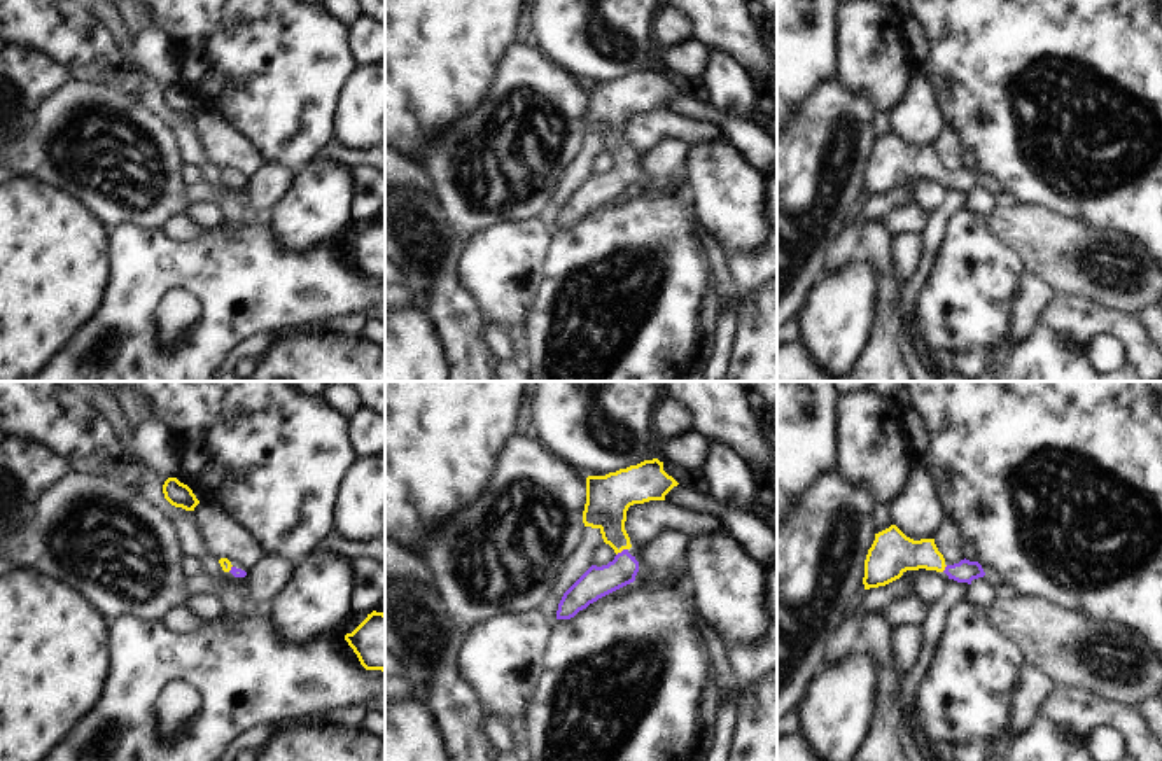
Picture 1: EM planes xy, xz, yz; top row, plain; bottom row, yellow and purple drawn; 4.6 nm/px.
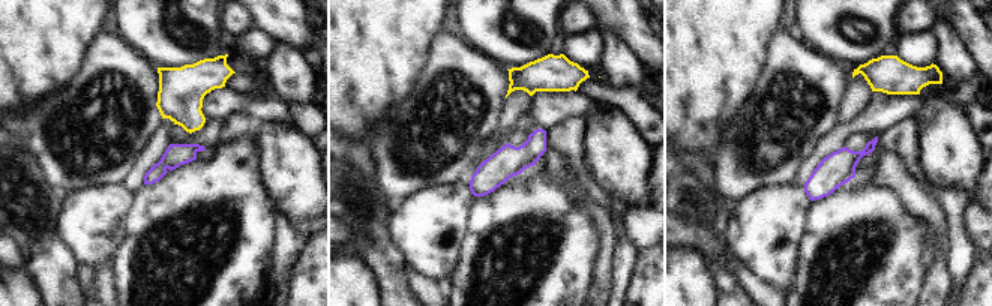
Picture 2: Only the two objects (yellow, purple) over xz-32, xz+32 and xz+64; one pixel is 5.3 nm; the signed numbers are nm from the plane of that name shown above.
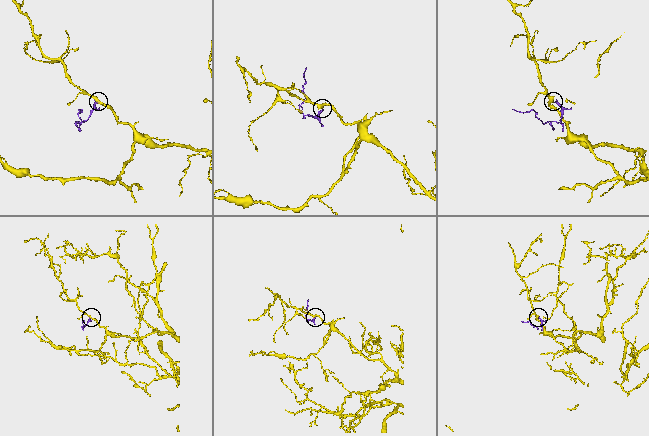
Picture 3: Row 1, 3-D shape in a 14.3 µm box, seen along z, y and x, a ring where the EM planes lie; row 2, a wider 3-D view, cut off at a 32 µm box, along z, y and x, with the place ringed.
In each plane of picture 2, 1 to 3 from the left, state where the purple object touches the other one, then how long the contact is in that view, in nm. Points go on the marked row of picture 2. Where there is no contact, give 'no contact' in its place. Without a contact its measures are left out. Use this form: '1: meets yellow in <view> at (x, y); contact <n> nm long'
1: no contact
2: no contact
3: no contact

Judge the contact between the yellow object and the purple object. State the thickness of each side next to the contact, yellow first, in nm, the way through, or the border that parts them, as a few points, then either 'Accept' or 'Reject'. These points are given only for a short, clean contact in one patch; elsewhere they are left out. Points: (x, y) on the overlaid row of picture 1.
Thickness 200 nm (yellow) against 140 nm. Path across: xz (608, 497), (611, 527), (622, 550), (622, 560), (597, 581). Accept.

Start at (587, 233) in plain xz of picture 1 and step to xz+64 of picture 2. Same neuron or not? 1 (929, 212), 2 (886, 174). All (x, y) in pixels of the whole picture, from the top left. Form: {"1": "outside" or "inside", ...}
{"1": "outside", "2": "outside"}

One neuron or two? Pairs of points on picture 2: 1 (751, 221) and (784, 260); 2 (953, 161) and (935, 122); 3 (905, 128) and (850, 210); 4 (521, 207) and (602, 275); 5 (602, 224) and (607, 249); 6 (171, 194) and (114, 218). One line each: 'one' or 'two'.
1: one
2: one
3: two
4: two
5: one
6: two

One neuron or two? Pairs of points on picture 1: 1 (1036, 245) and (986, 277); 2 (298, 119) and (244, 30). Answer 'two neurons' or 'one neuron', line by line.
1: two neurons
2: one neuron

